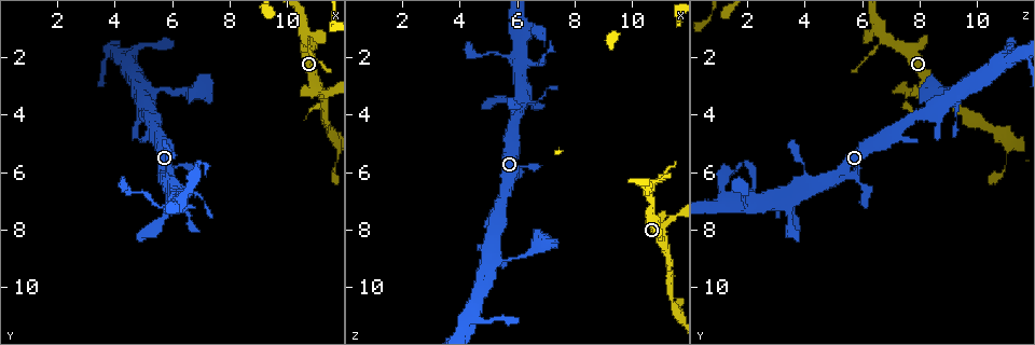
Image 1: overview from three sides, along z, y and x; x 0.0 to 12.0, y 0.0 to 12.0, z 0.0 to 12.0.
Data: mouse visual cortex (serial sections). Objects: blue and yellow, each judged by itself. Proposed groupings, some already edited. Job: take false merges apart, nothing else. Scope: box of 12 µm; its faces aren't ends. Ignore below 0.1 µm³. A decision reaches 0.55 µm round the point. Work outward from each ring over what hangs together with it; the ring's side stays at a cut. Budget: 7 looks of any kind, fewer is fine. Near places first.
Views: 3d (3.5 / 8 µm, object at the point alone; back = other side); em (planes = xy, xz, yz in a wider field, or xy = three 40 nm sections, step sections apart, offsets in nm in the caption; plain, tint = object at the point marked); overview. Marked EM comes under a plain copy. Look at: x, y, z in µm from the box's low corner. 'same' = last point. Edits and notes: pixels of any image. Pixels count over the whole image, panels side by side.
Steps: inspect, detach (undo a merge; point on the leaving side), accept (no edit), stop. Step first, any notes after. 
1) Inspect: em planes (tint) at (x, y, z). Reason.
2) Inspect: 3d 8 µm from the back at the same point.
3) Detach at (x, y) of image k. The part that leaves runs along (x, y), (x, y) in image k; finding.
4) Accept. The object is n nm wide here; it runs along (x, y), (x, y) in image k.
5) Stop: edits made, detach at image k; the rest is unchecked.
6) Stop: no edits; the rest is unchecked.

Inspect: 3d 3.5 µm at (5.3, 3.3, 9.0). Three arms meet.

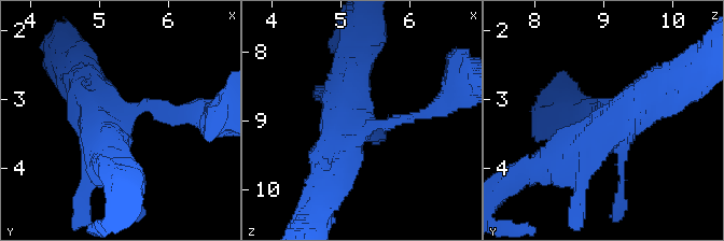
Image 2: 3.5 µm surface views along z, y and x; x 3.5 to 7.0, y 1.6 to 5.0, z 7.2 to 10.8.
Inspect: em xy step 3 (tint) at (5.30, 3.40, 9.05).

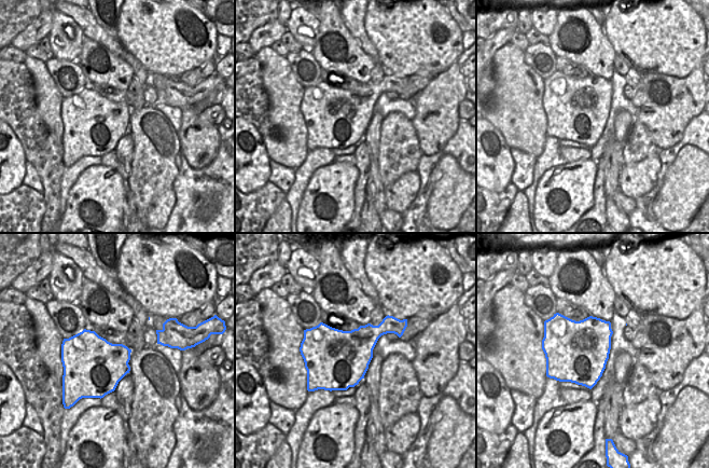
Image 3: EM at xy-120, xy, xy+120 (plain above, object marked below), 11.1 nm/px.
Accept. It runs along (546, 166), (659, 96) in image 2; one cell here.

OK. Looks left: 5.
Inspect: 3d 8 µm at (11.1, 3.2, 8.3).

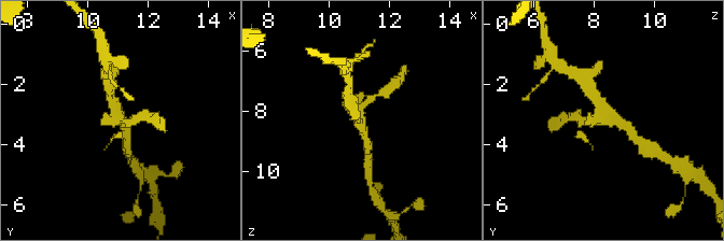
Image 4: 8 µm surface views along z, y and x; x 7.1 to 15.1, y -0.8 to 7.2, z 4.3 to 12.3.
Inspect: 3d 3.5 µm at (11.0, 3.2, 8.3).

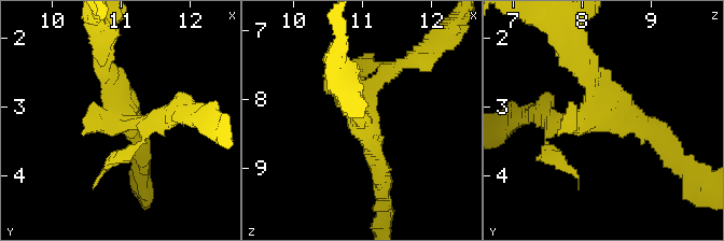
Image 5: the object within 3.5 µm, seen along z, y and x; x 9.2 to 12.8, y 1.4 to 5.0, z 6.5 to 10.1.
Inspect: em xy step 2 (tint) at (11.00, 3.15, 8.30). Shape alone is not enough.

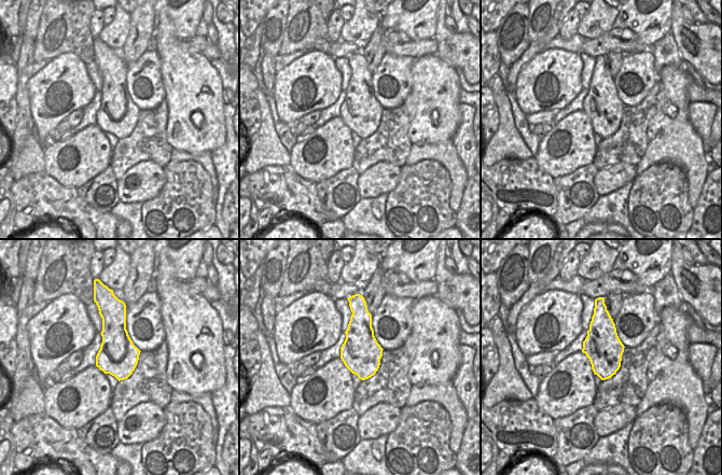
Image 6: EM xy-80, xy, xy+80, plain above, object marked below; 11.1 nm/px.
Accept. It runs along (101, 60), (122, 123), (157, 119) in image 5; all the same cell.

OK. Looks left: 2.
Inspect: 3d 8 µm at (10.6, 1.5, 7.1). A narrow waist.

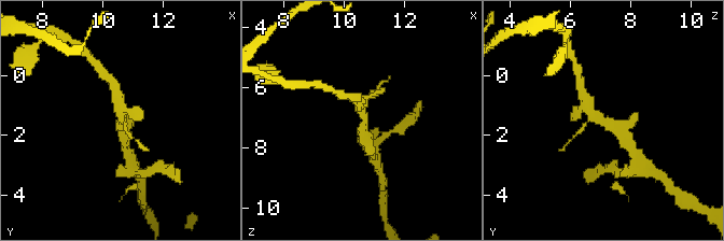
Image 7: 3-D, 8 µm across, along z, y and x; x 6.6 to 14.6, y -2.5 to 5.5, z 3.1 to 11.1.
Inspect: em xy step 2 (tint) at (10.7, 1.5, 7.1).

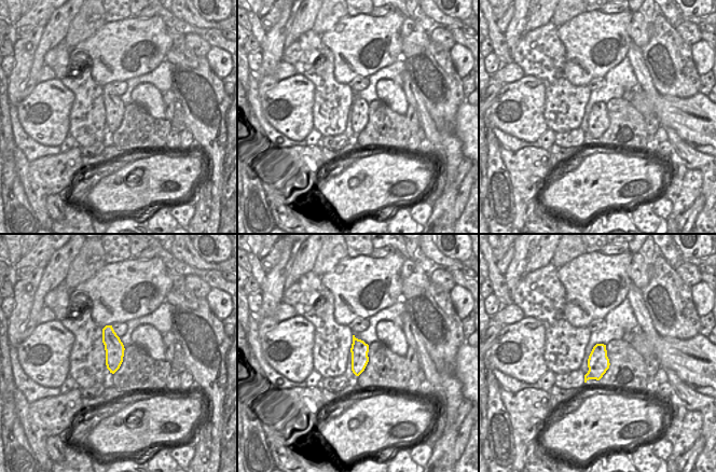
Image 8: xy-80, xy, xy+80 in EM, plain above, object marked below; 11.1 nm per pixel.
Accept. One cell here.

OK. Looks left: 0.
Stop: no edits; the rest is unchecked.

